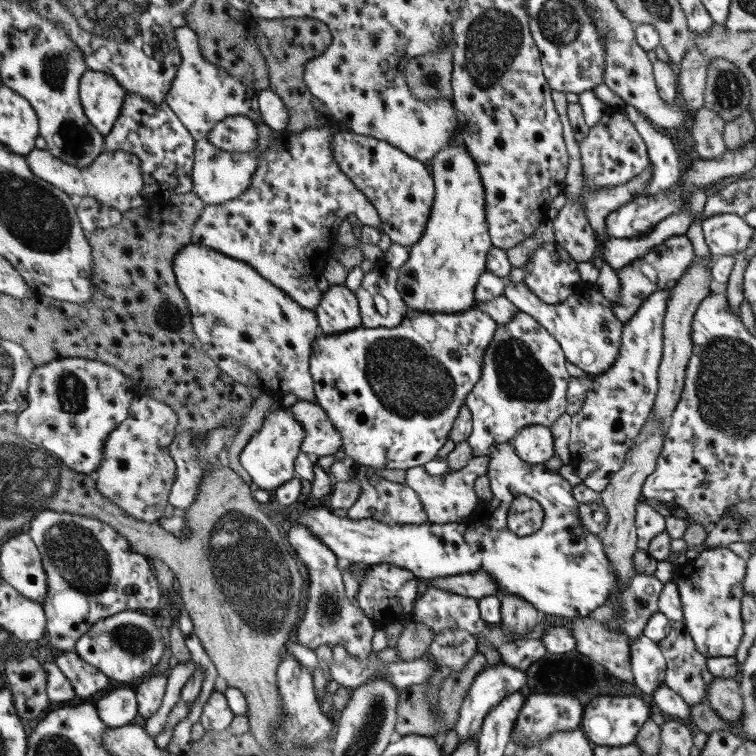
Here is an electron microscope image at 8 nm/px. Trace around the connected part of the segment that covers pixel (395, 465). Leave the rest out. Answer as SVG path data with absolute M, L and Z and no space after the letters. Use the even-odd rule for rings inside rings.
M474 307L468 311L458 314L426 314L426 312L407 312L406 318L394 328L363 328L334 333L332 335L320 334L312 343L310 353L309 371L313 378L313 389L315 390L315 402L326 412L334 429L338 430L342 437L342 452L346 457L354 459L358 466L371 466L378 470L396 469L405 470L416 466L423 466L426 462L434 460L439 450L446 444L452 431L454 421L458 417L460 407L465 404L468 393L480 380L482 374L482 359L490 345L490 341L497 330L497 324L492 318Z

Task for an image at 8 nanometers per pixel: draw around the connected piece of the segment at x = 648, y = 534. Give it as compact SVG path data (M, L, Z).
M639 501L636 505L635 525L637 528L637 548L647 551L651 540L667 530L665 517L660 515L654 504Z

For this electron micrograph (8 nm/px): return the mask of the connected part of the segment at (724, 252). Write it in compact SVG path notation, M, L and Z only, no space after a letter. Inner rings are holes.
M732 213L706 217L702 228L706 244L715 258L745 252L755 233L755 228L744 217Z

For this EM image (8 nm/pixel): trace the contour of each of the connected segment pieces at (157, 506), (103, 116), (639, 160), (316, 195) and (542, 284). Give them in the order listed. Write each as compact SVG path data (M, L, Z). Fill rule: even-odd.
M138 394L132 399L128 418L104 441L102 460L95 470L98 492L128 516L142 522L158 521L169 503L176 476L176 465L170 456L174 430L178 425L176 411L165 402Z
M88 69L79 83L84 114L104 136L112 130L120 116L126 95L125 88L105 72Z
M623 110L616 114L605 112L594 126L589 127L588 136L579 142L579 151L587 188L627 183L650 164L646 145Z
M325 124L322 128L307 128L298 134L279 133L274 135L271 145L259 156L256 170L254 171L250 186L238 197L231 201L221 202L220 204L205 204L200 211L194 226L192 227L192 244L201 244L212 250L216 250L237 261L247 262L254 270L257 270L272 285L280 287L284 294L288 294L296 304L302 308L315 310L316 306L322 301L323 292L318 288L318 279L322 275L322 270L326 261L331 258L332 247L335 246L335 238L341 222L346 220L347 216L353 214L363 225L378 227L381 223L378 211L375 206L356 188L356 185L337 167L333 157L333 148L331 147L331 138L337 132L335 125Z
M547 242L544 246L539 246L530 257L529 262L524 266L526 276L523 280L524 286L528 286L540 300L547 304L559 304L575 294L576 288L582 284L577 264L569 255L569 252L560 244Z

